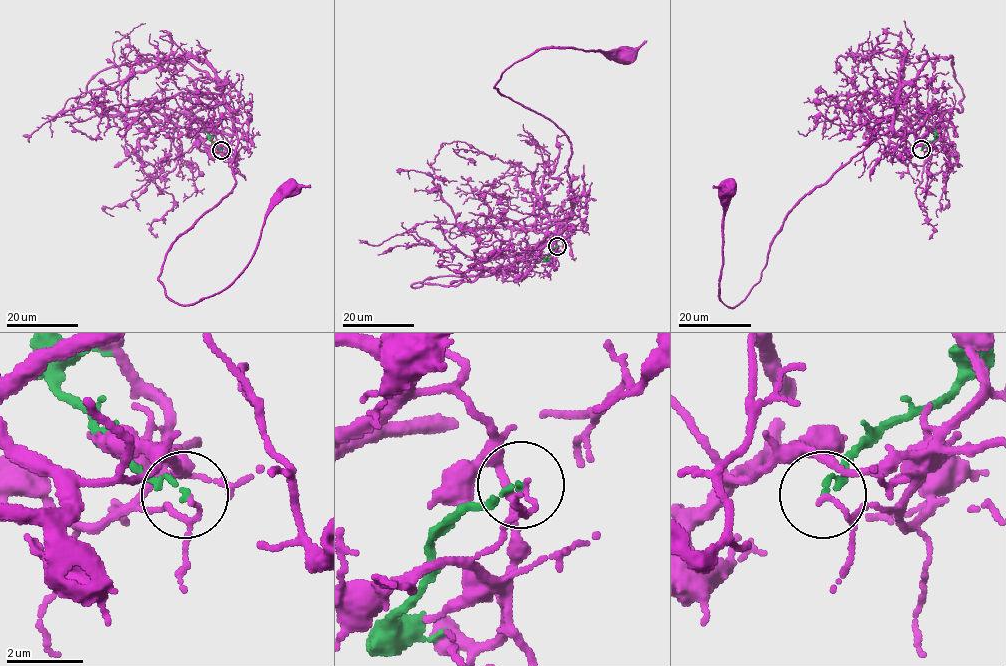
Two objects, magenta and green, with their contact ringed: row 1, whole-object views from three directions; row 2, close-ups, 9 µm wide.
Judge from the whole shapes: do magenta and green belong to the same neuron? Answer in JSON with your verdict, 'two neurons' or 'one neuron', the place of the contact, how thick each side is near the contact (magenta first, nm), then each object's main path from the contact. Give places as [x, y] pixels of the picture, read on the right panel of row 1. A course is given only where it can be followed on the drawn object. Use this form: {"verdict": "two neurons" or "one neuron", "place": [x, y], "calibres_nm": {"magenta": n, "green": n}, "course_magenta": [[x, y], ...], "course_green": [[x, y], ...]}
{"verdict": "two neurons", "place": [921, 149], "calibres_nm": {"magenta": 100, "green": 110}, "course_magenta": [[921, 149], [937, 139], [922, 125], [884, 132], [816, 186], [735, 307], [720, 298], [725, 190]], "course_green": [[921, 149], [934, 139], [935, 128]]}

